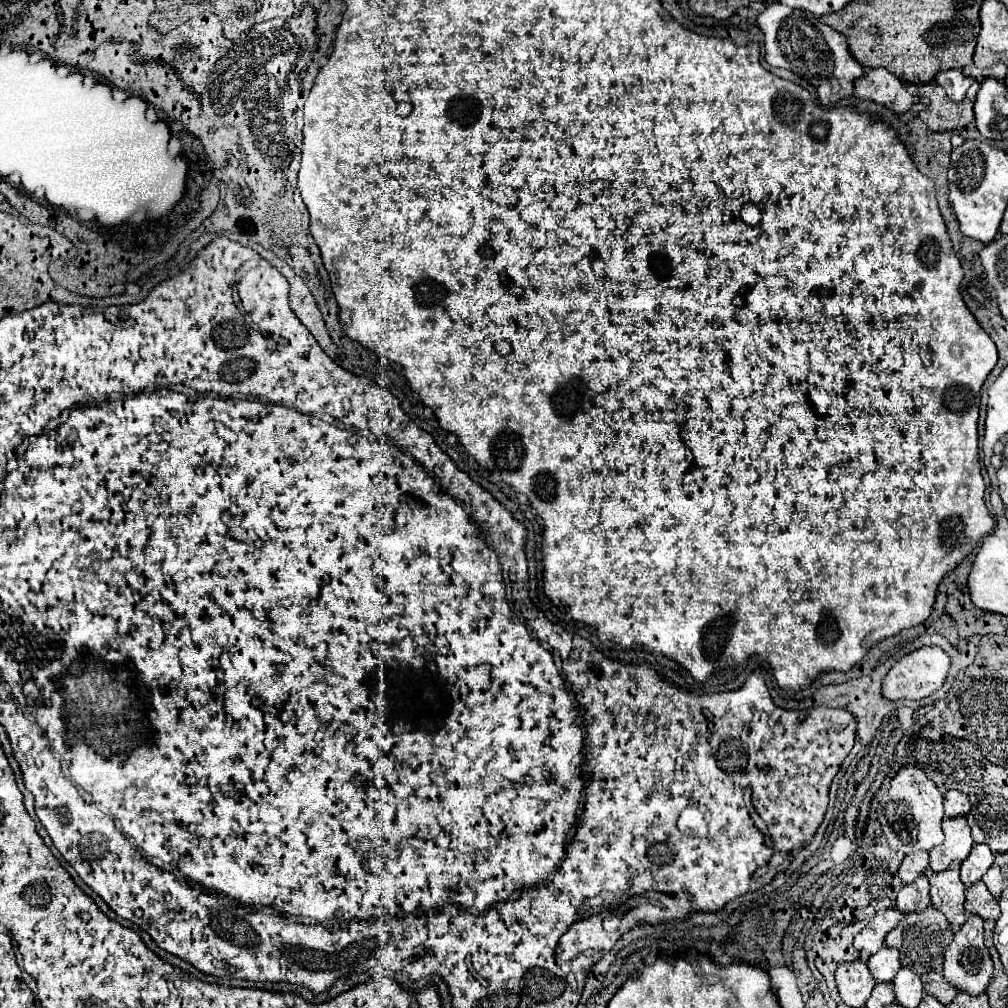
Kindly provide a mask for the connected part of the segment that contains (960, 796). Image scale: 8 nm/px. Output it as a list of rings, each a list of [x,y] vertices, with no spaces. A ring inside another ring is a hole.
[[[947,791],[945,793],[945,815],[947,817],[961,817],[971,810],[967,795],[961,791]]]

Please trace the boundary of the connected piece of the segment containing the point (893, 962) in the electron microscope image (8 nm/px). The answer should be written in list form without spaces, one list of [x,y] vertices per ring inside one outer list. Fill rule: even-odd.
[[[883,947],[879,949],[875,955],[869,957],[867,967],[875,979],[875,983],[887,983],[893,981],[893,977],[897,975],[901,963],[899,963],[899,951]]]

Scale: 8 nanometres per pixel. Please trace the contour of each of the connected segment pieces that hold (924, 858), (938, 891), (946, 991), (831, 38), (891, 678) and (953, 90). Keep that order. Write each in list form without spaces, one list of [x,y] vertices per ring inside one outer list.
[[[919,851],[919,853],[911,853],[903,859],[901,867],[899,867],[899,877],[903,883],[911,883],[915,881],[919,875],[925,873],[929,865],[929,855],[925,851]]]
[[[953,861],[947,871],[933,873],[929,877],[931,883],[931,905],[947,917],[951,925],[963,925],[967,921],[963,901],[965,901],[965,885],[959,879],[961,861]]]
[[[931,971],[931,973],[925,973],[921,977],[921,983],[923,983],[923,989],[927,995],[939,999],[943,1005],[949,1005],[955,995],[957,995],[957,989],[953,985],[949,985],[945,979],[943,979],[943,973],[939,971]]]
[[[781,1],[767,3],[767,9],[757,17],[757,25],[765,33],[765,59],[773,67],[783,67],[807,79],[817,89],[821,105],[837,103],[853,95],[853,81],[863,77],[863,67],[847,49],[847,39],[839,31],[823,25],[815,15],[783,5]]]
[[[923,647],[903,657],[903,661],[897,661],[897,665],[891,667],[887,677],[883,679],[881,695],[887,701],[899,701],[899,699],[923,699],[933,695],[943,683],[949,673],[951,659],[949,655],[939,647]]]
[[[961,69],[941,71],[941,73],[935,77],[935,81],[937,81],[941,87],[945,87],[949,99],[953,99],[953,101],[963,101],[967,89],[969,89],[971,83],[973,83],[973,79],[967,77],[967,75],[963,75]]]

